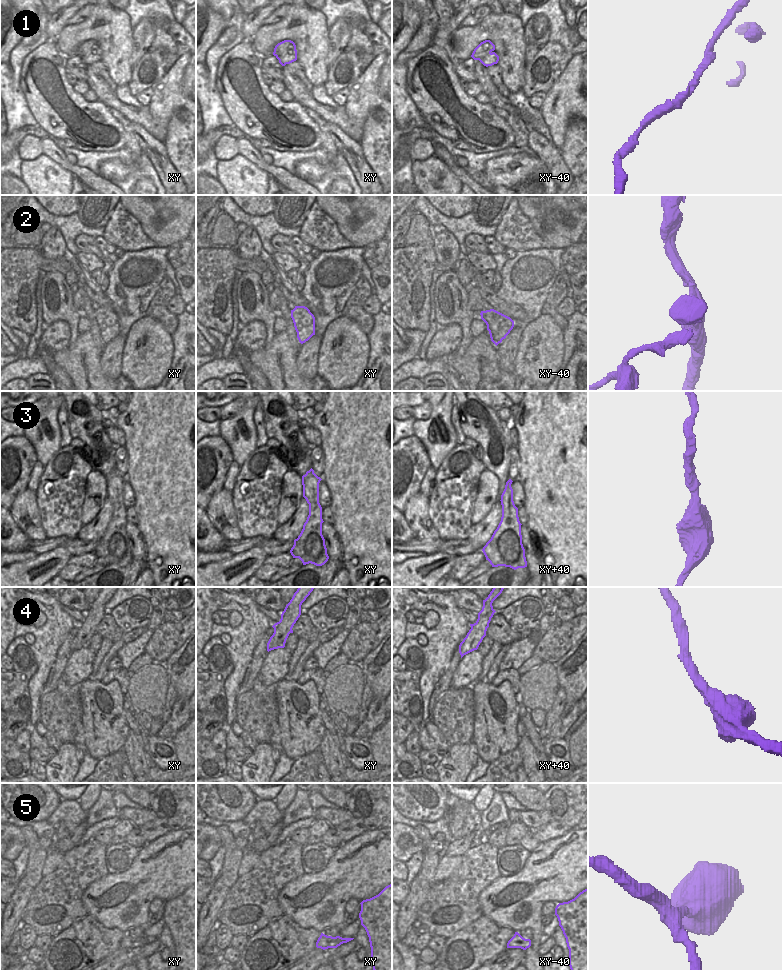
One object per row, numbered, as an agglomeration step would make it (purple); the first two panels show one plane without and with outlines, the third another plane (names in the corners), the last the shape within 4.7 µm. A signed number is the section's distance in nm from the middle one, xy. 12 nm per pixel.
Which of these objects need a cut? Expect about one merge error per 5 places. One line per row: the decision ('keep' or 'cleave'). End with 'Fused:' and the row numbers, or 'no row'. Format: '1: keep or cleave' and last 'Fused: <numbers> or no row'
1: keep
2: keep
3: keep
4: keep
5: keep
Fused: no row

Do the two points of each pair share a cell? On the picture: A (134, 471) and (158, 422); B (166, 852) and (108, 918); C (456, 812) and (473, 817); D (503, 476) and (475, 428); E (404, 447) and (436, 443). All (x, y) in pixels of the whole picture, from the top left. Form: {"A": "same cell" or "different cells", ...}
{"A": "same cell", "B": "same cell", "C": "different cells", "D": "same cell", "E": "different cells"}

